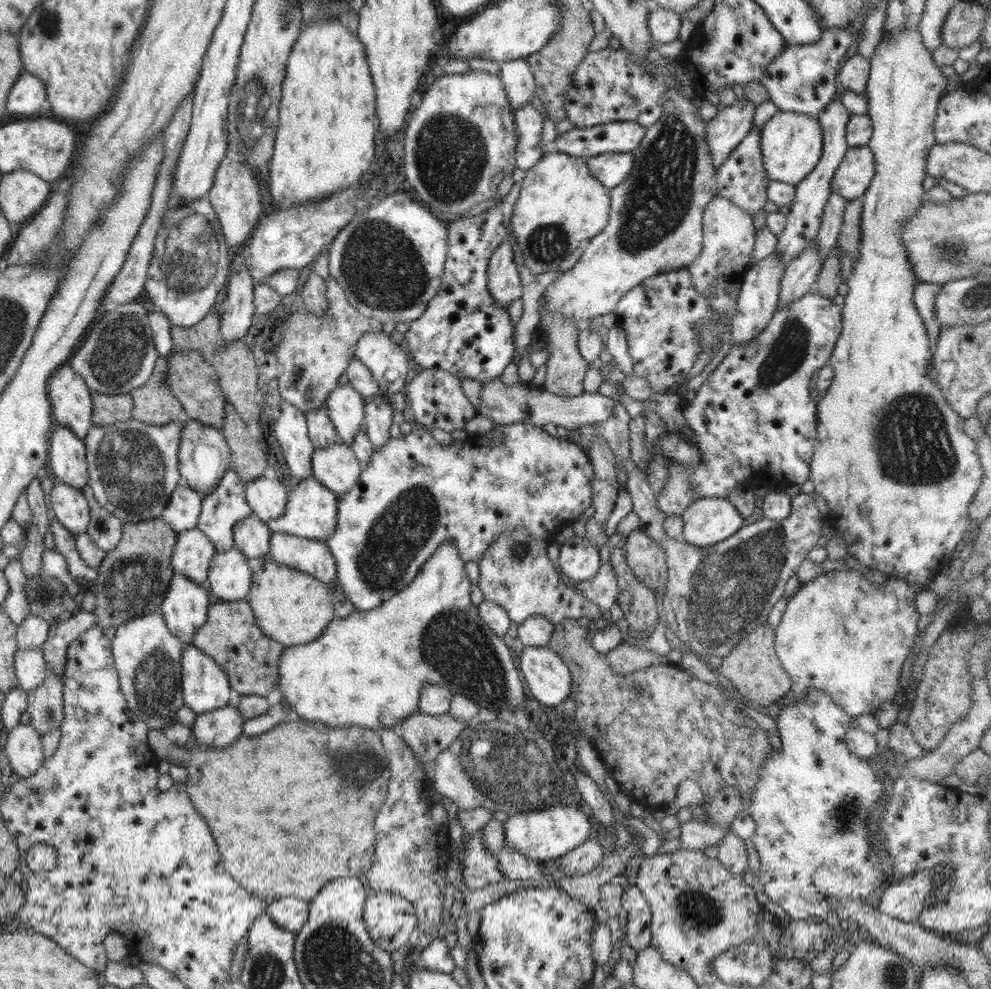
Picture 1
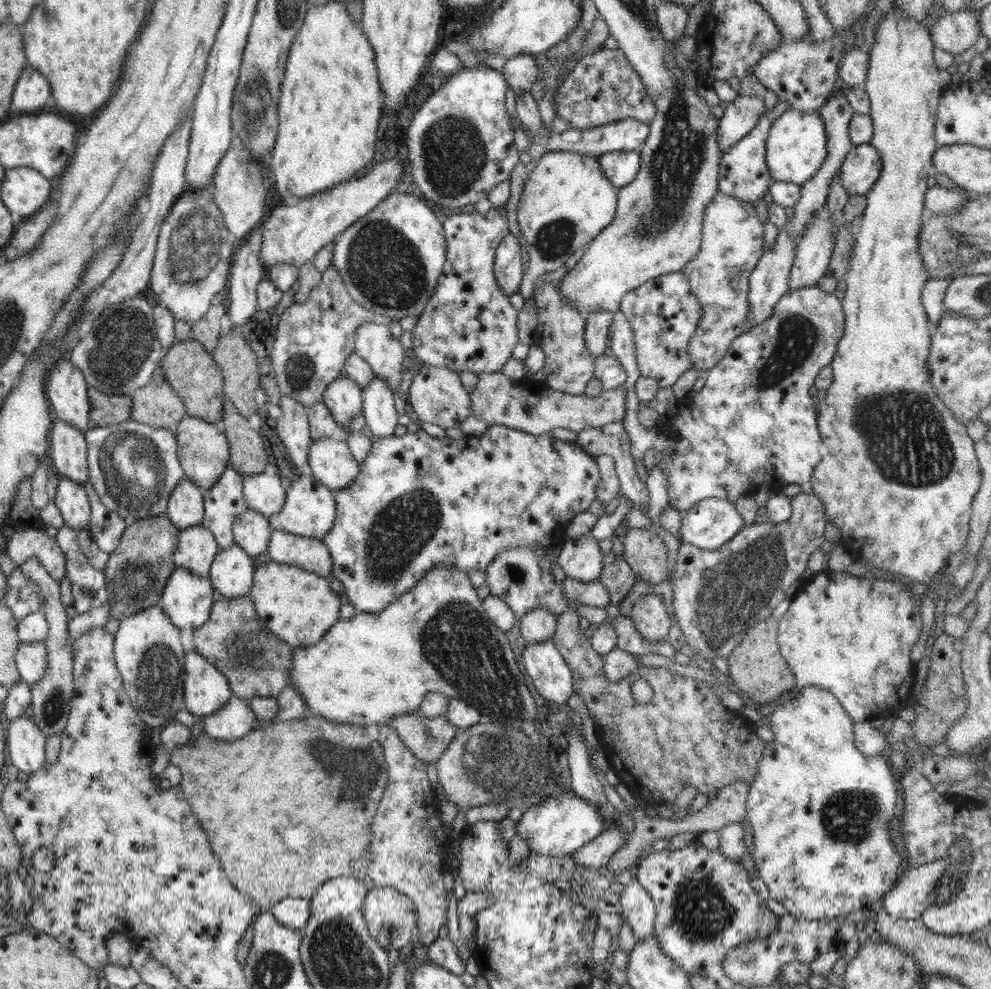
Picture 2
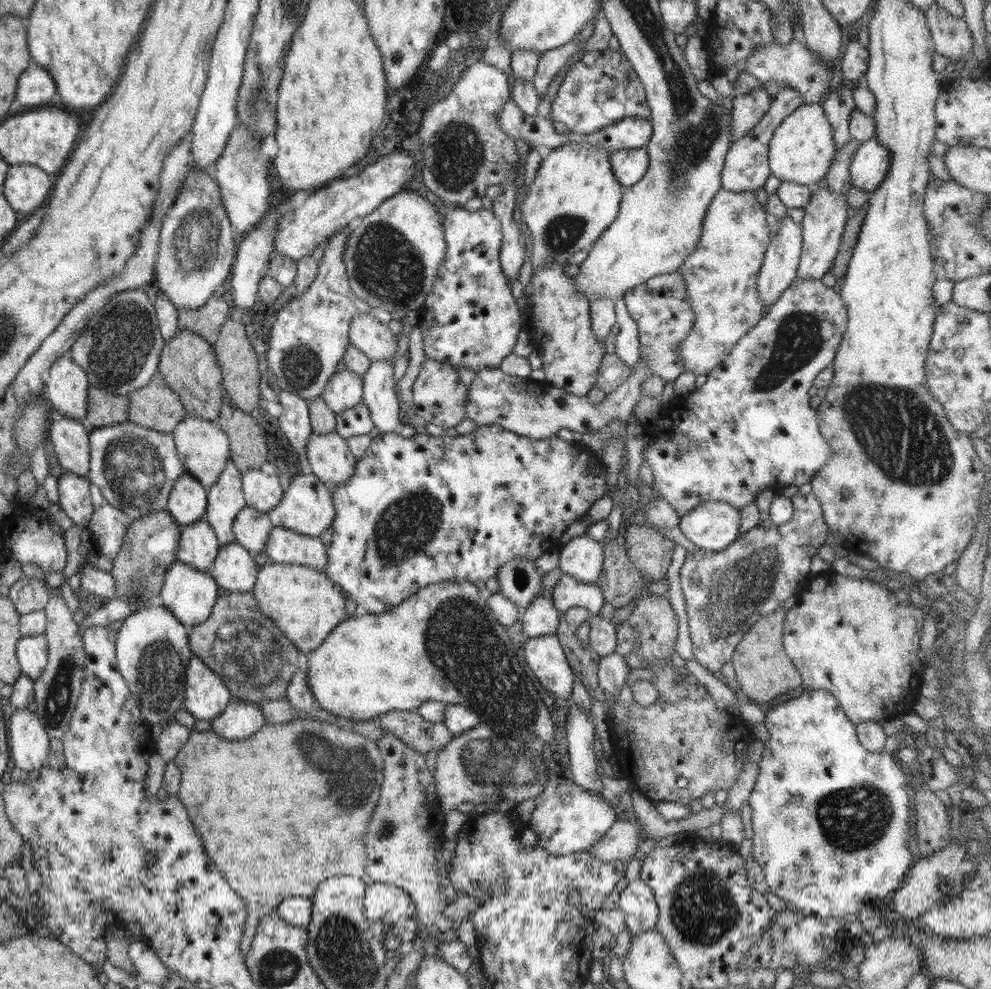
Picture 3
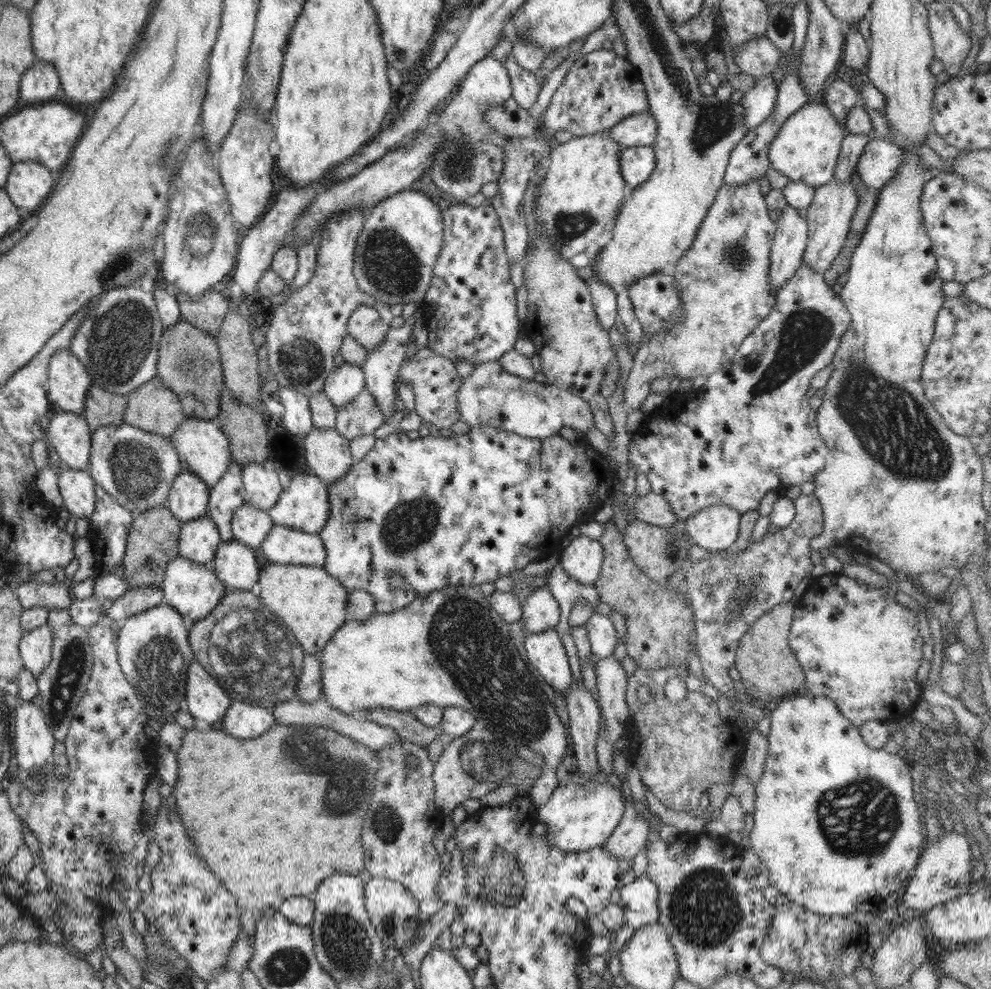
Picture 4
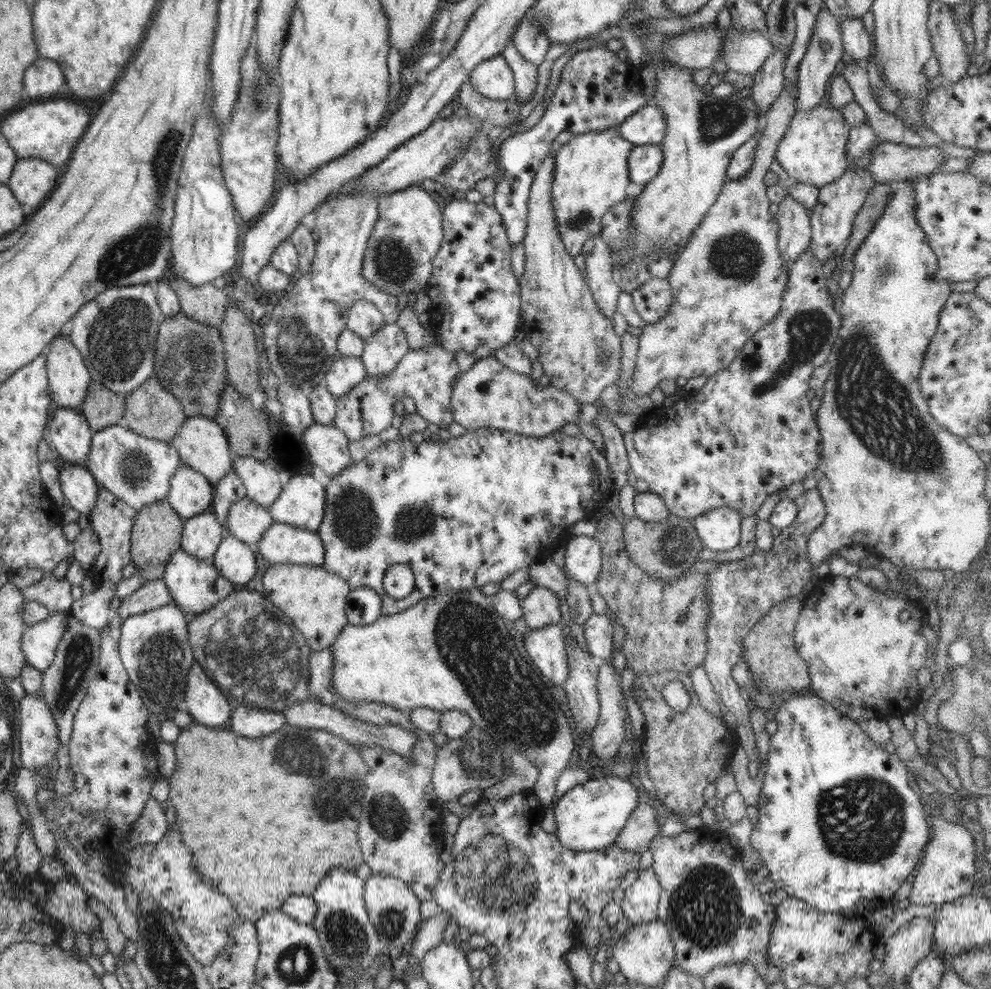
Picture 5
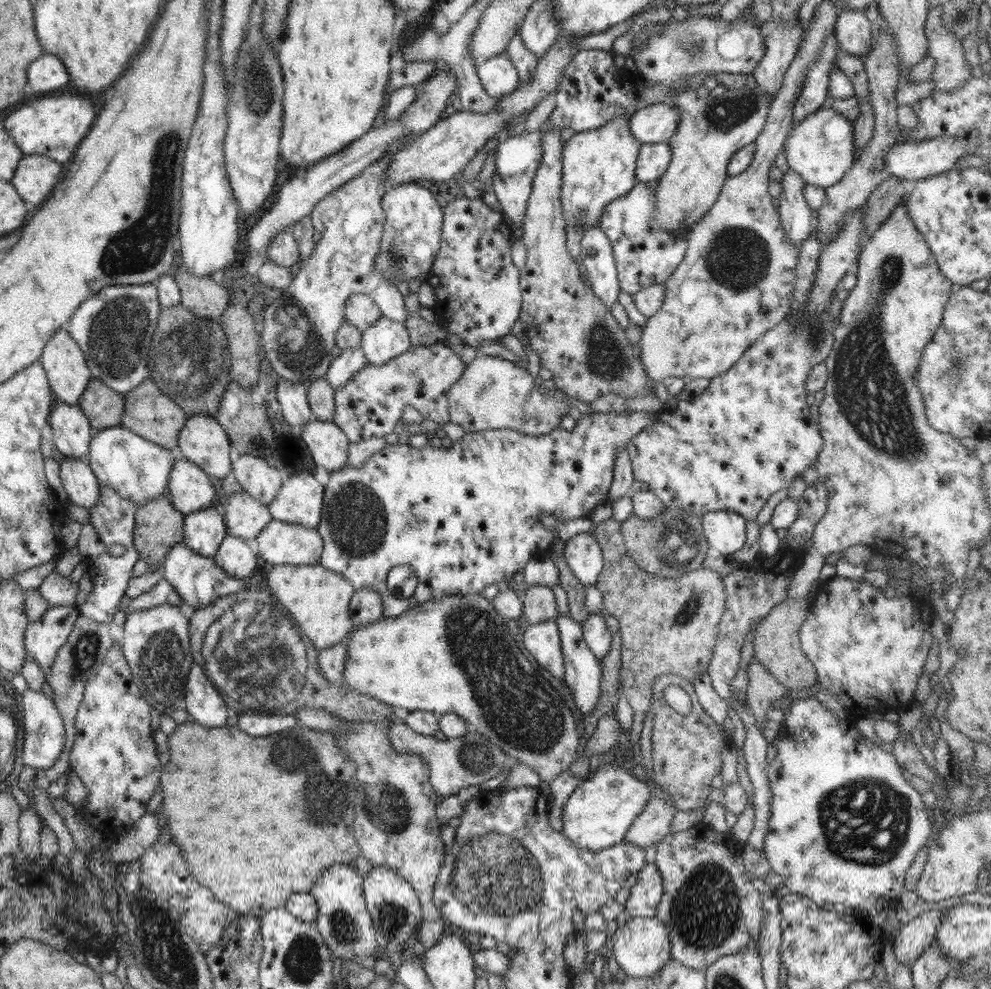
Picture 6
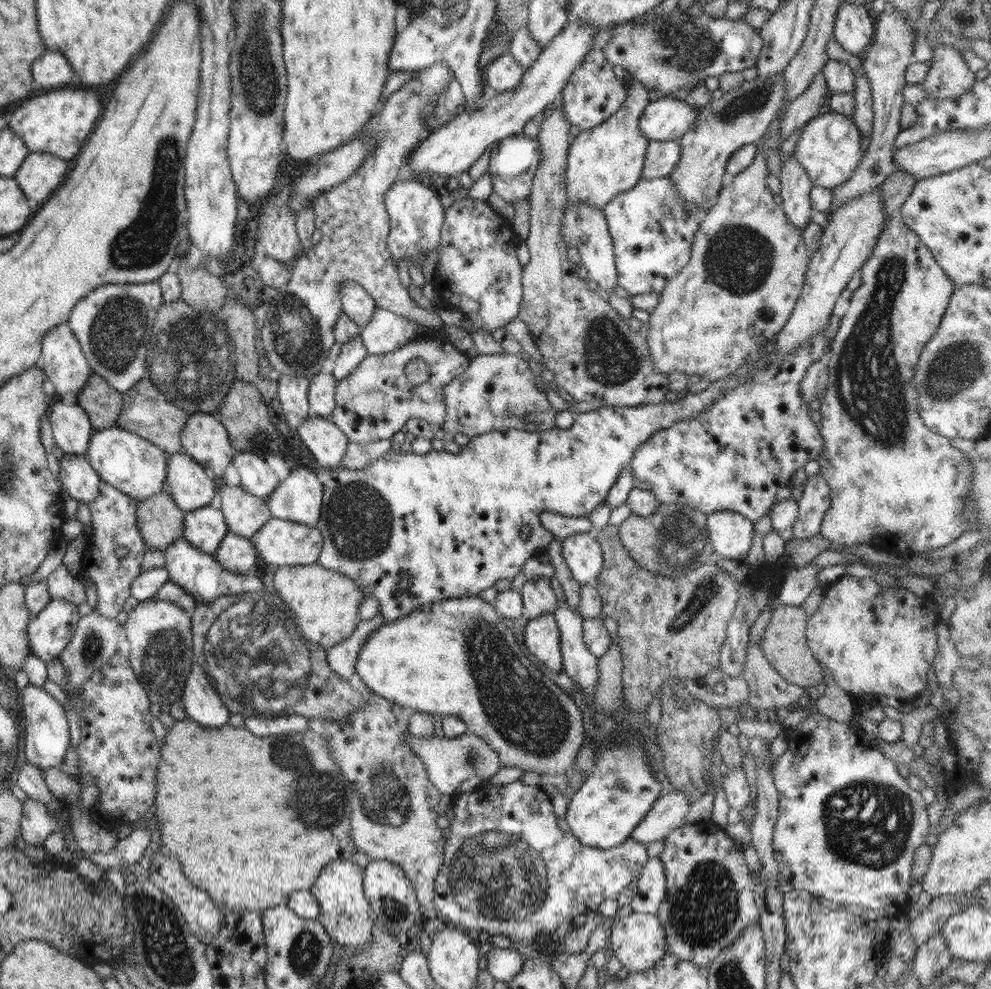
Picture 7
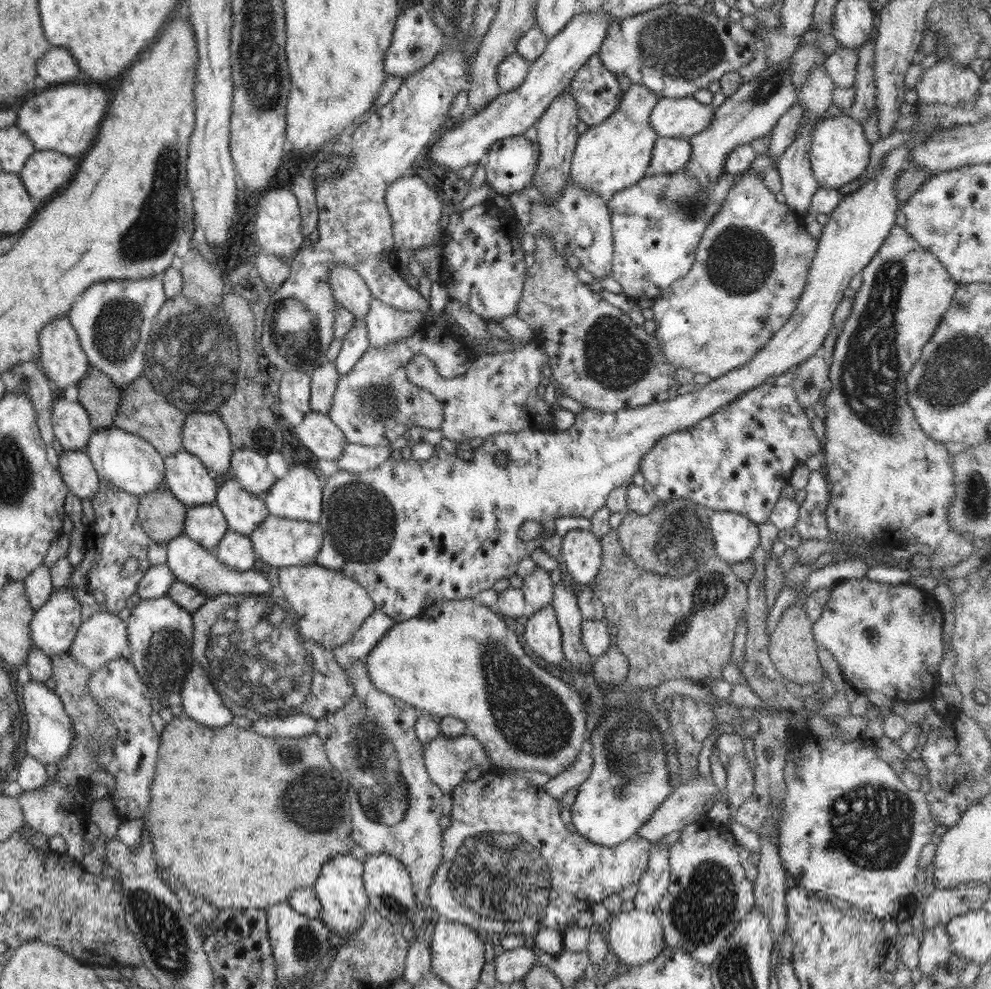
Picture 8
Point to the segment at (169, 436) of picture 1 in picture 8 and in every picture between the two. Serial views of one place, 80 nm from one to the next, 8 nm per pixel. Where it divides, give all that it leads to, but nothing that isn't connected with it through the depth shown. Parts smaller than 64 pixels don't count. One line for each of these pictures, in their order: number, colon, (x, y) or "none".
2: (134, 467)
3: (135, 468)
4: (138, 468)
5: (137, 469)
6: (137, 469)
7: (132, 464)
8: (129, 462)

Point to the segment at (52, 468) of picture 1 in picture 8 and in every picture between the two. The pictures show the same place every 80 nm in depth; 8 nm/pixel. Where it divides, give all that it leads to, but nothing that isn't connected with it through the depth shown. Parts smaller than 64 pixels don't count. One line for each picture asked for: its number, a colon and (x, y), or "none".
2: (67, 445)
3: (70, 438)
4: (70, 435)
5: (69, 429)
6: (71, 429)
7: (72, 430)
8: (71, 424)

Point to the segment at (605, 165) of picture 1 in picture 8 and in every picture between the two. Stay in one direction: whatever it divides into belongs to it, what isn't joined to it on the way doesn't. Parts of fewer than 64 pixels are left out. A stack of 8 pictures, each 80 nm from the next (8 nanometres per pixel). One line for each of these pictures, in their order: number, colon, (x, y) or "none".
2: (620, 167)
3: (629, 166)
4: (637, 163)
5: (645, 161)
6: (653, 159)
7: (662, 157)
8: (670, 154)

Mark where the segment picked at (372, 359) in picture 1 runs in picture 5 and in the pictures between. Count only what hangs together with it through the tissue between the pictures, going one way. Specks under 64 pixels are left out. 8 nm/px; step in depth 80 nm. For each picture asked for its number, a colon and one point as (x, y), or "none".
2: (374, 343)
3: (374, 338)
4: (366, 327)
5: (364, 318)

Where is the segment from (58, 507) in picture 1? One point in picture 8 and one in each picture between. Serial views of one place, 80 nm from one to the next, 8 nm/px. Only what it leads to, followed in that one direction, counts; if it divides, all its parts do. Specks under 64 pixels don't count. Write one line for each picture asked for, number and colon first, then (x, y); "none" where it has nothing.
2: (71, 498)
3: (74, 494)
4: (76, 486)
5: (79, 487)
6: (80, 483)
7: (78, 478)
8: (77, 471)

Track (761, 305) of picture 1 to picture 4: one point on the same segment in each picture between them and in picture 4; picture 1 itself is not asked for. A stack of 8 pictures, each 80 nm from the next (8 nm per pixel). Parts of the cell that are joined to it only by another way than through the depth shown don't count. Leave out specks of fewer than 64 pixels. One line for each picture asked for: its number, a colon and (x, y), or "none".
2: (769, 281)
3: (779, 268)
4: (791, 237)

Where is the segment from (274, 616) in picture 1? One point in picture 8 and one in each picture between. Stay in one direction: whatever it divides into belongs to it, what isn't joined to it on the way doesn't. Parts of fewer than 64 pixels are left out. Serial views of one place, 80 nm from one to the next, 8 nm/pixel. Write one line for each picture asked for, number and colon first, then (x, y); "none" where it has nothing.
2: (298, 606)
3: (304, 604)
4: (312, 603)
5: (312, 598)
6: (318, 599)
7: (326, 604)
8: (330, 607)

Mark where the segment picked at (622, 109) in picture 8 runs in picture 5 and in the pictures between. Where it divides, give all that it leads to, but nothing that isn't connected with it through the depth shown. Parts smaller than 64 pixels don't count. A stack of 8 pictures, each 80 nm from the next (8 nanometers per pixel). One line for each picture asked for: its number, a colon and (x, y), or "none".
5: (591, 175)
6: (599, 166)
7: (602, 162)

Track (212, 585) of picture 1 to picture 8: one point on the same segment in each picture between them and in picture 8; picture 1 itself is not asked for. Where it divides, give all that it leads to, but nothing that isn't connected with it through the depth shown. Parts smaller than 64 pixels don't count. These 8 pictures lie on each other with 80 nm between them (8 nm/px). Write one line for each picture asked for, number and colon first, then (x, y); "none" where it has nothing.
2: (231, 574)
3: (234, 570)
4: (234, 563)
5: (235, 559)
6: (237, 557)
7: (236, 554)
8: (236, 551)

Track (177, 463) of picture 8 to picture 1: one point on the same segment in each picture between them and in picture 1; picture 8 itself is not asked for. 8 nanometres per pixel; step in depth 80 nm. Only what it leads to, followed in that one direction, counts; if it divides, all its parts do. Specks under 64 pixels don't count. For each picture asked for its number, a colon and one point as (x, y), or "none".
1: (182, 511)
2: (185, 507)
3: (188, 499)
4: (188, 499)
5: (190, 493)
6: (189, 488)
7: (192, 487)

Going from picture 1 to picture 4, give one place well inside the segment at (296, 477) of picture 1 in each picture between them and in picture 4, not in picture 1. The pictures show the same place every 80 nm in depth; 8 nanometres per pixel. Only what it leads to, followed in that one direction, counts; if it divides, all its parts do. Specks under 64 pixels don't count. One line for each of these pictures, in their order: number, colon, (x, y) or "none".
2: (292, 427)
3: (295, 422)
4: (297, 420)

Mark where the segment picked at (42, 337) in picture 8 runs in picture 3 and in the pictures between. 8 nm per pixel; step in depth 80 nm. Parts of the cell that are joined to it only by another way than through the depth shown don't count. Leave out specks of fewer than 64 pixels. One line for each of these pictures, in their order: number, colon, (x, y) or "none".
3: (66, 386)
4: (68, 382)
5: (69, 379)
6: (68, 375)
7: (62, 361)

